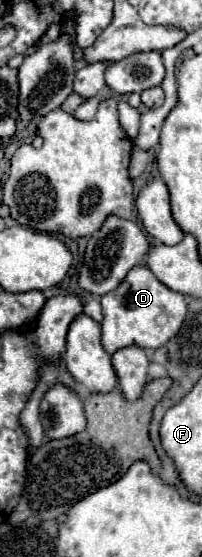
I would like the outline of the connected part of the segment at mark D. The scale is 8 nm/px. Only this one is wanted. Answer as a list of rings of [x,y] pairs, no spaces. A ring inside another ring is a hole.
[[[138,265],[134,267],[126,279],[110,293],[102,295],[102,347],[106,353],[114,353],[122,347],[142,347],[142,349],[158,349],[166,341],[170,341],[184,323],[186,317],[186,297],[162,285],[154,273]]]

